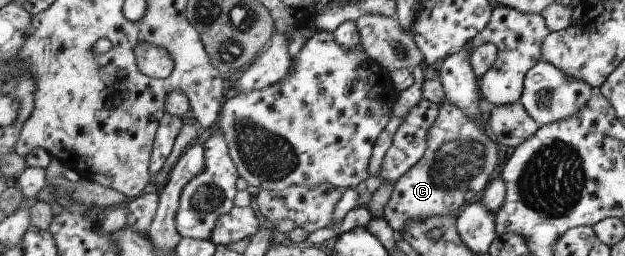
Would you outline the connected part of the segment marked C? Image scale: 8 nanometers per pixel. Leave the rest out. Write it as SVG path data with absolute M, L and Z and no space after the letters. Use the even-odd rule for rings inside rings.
M448 100L440 105L439 119L429 129L427 135L427 153L410 171L407 171L395 184L394 193L384 212L384 219L394 231L403 231L411 221L425 221L429 217L437 215L455 214L458 209L465 207L465 203L471 203L475 195L483 193L487 185L492 181L493 171L499 167L501 159L501 145L494 135L483 133L483 127L471 119L465 111L461 111L457 105Z

